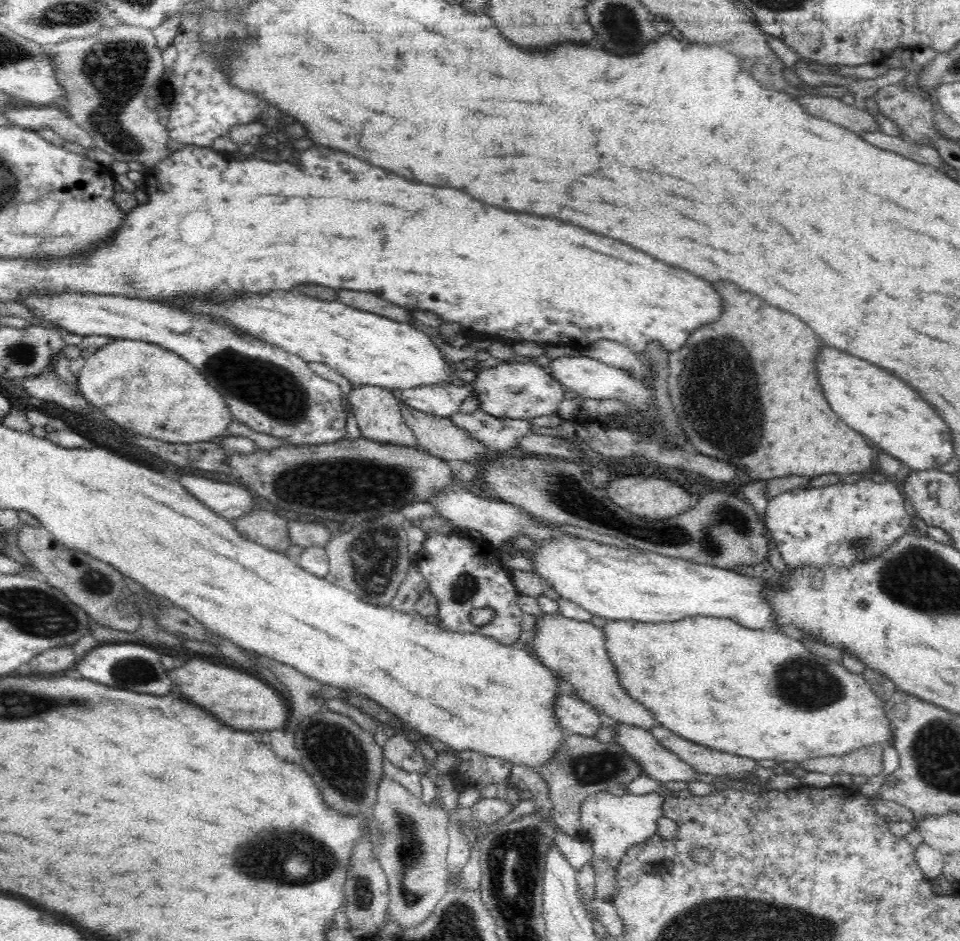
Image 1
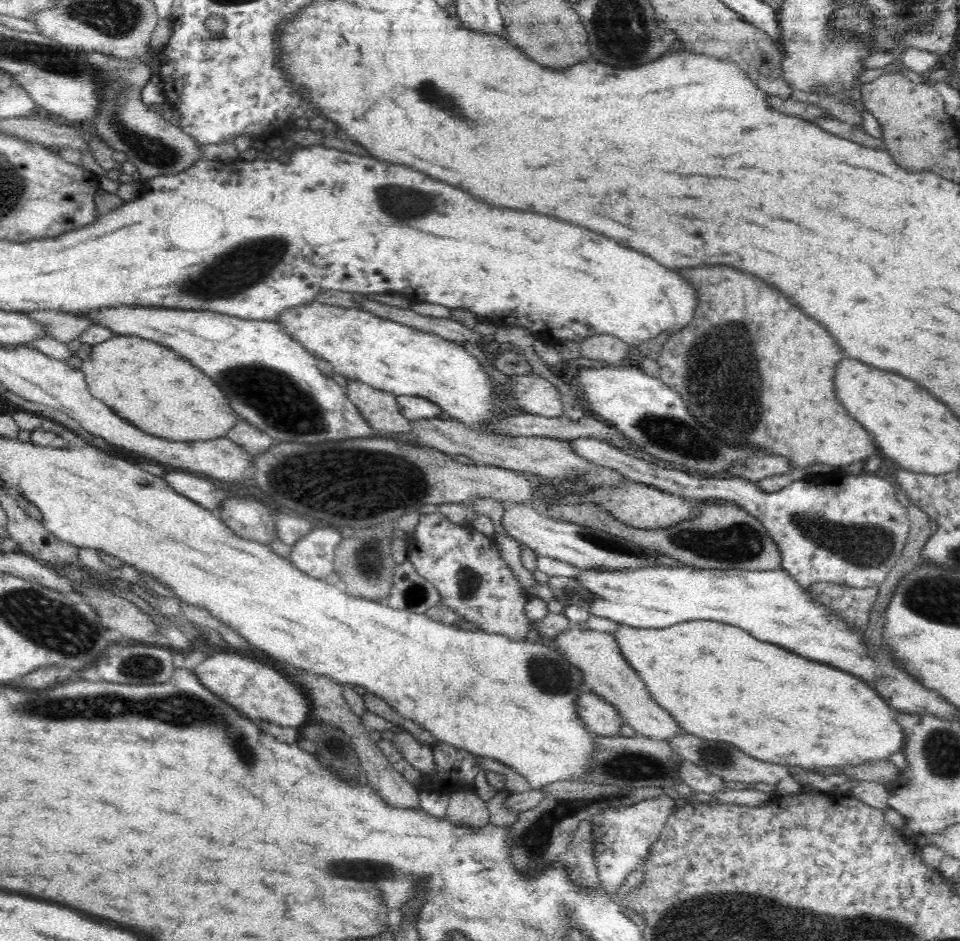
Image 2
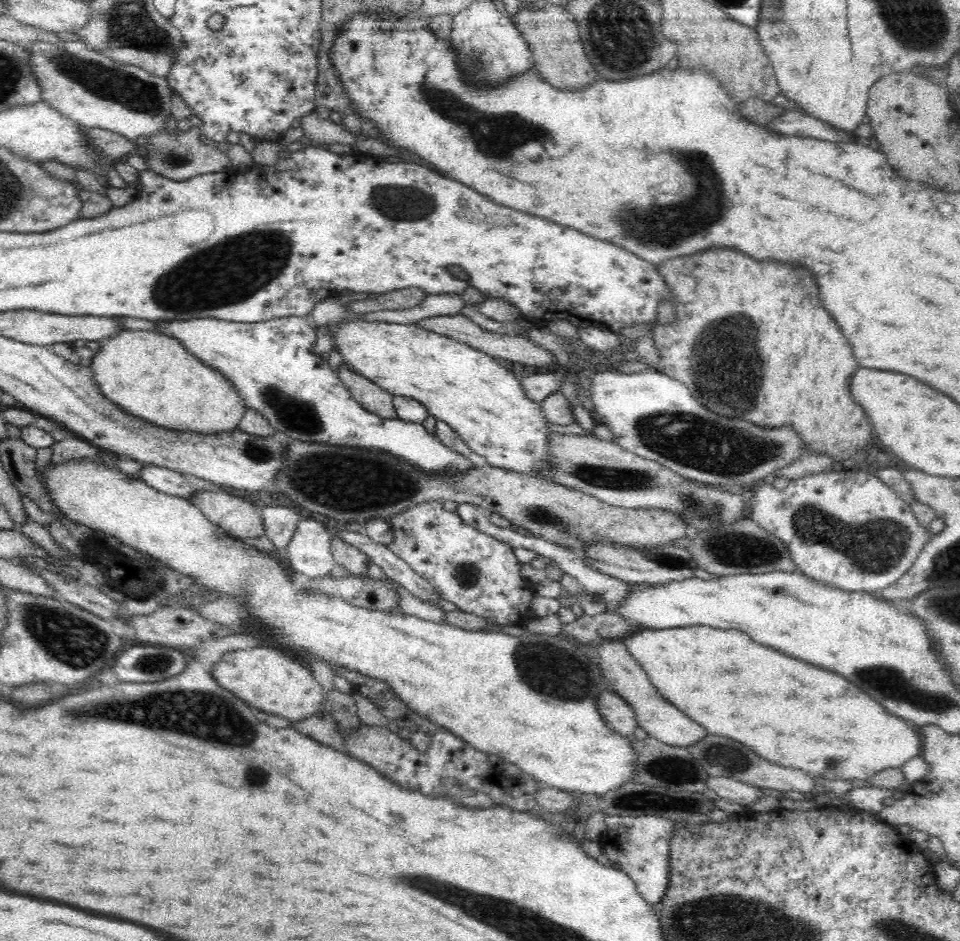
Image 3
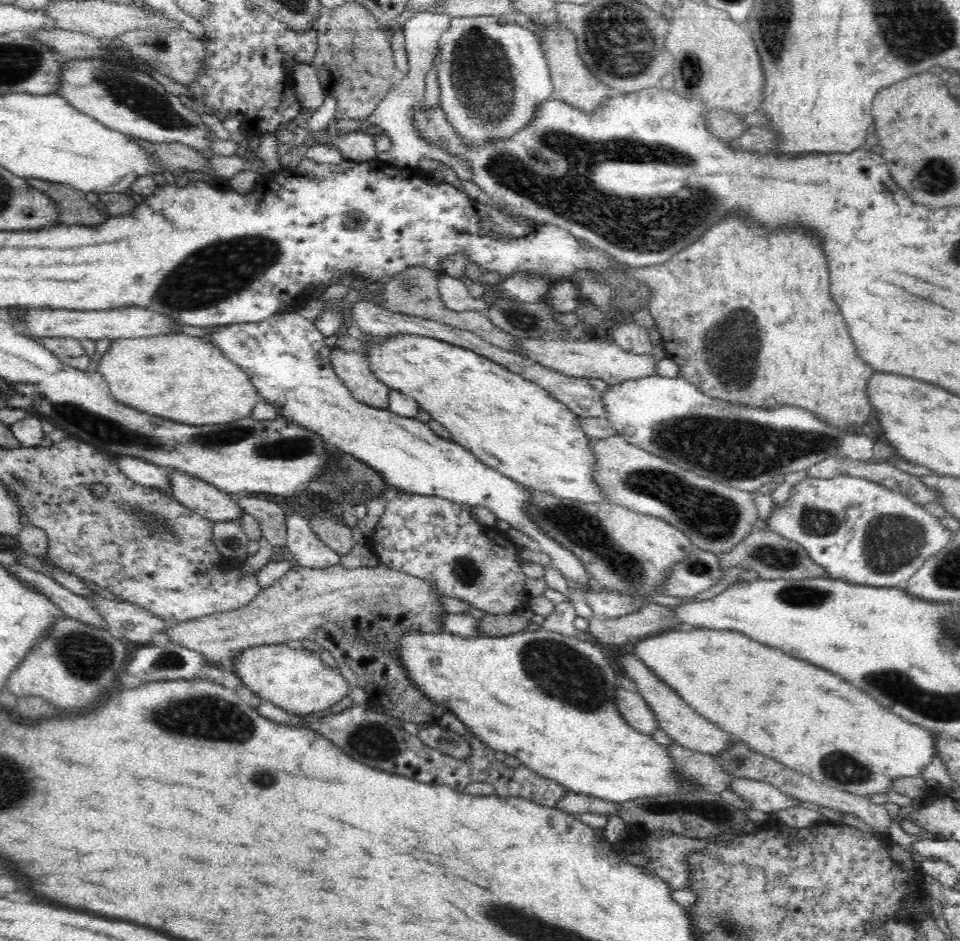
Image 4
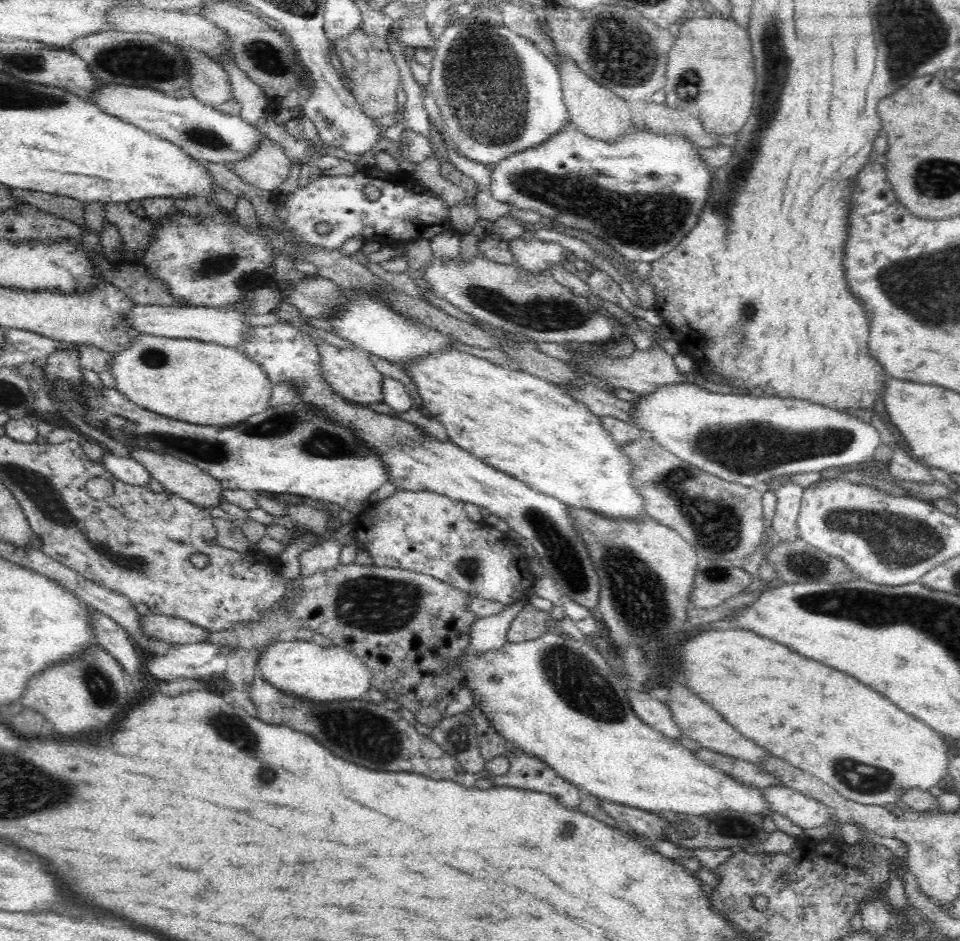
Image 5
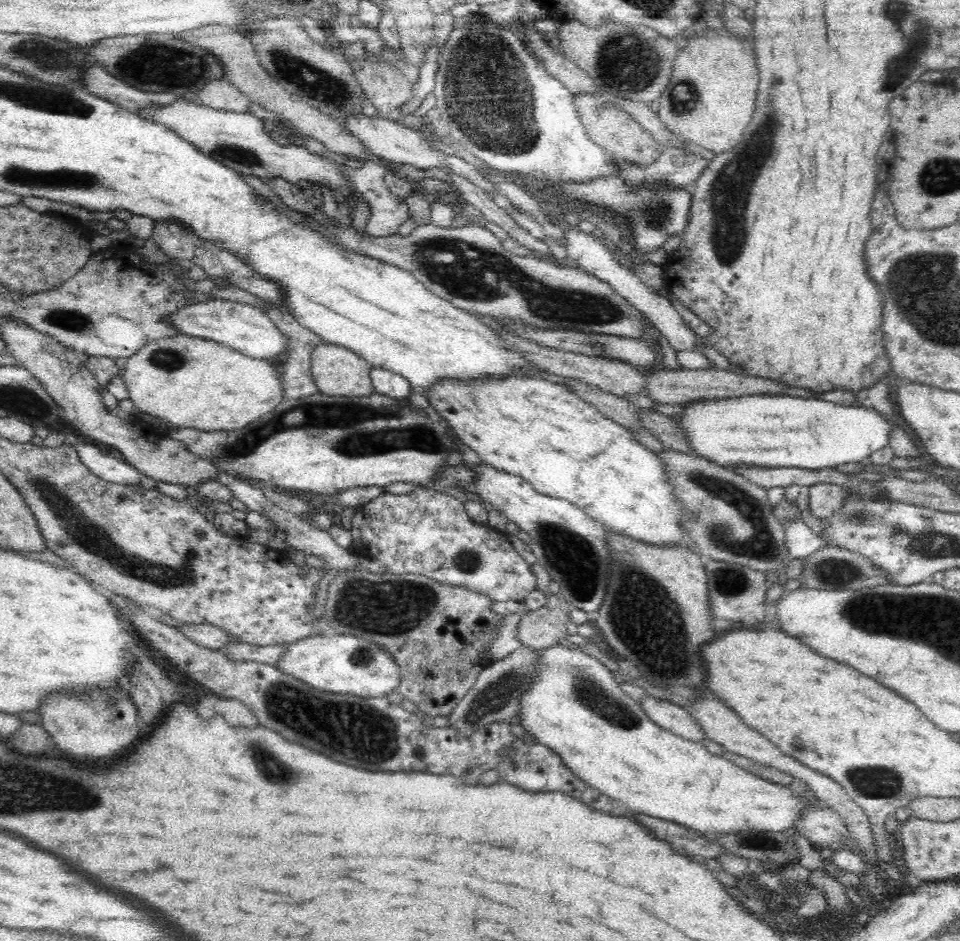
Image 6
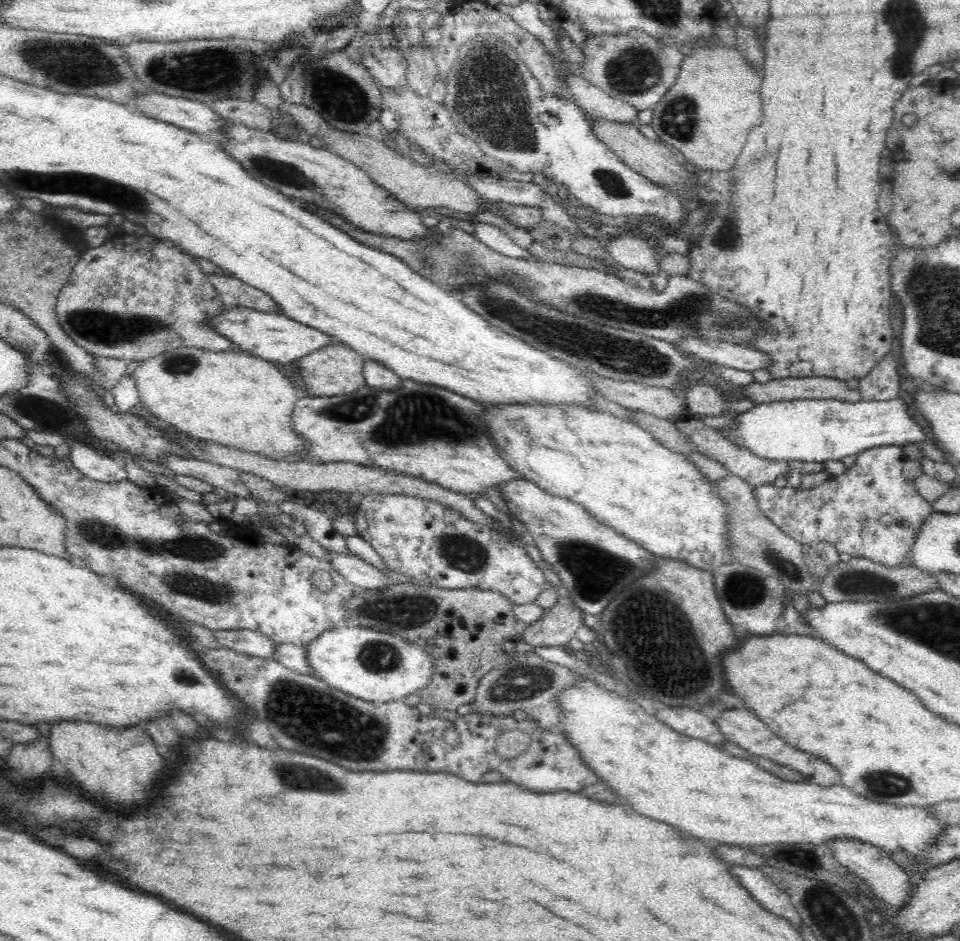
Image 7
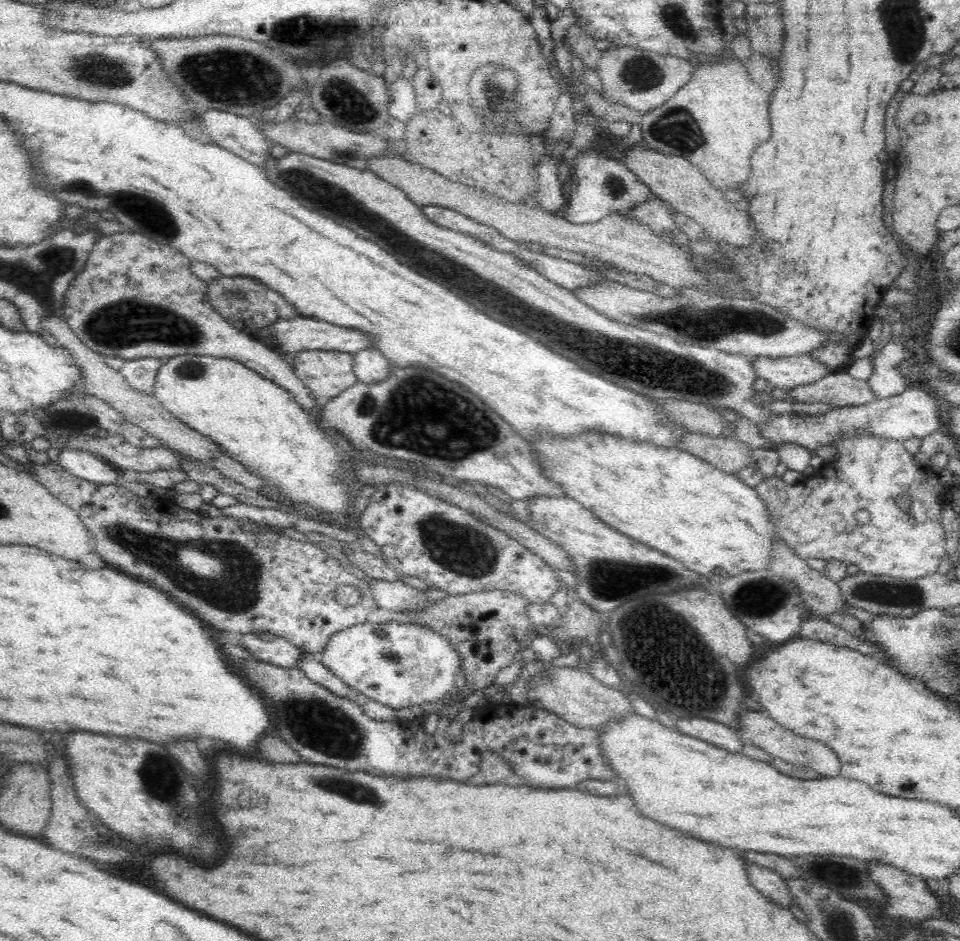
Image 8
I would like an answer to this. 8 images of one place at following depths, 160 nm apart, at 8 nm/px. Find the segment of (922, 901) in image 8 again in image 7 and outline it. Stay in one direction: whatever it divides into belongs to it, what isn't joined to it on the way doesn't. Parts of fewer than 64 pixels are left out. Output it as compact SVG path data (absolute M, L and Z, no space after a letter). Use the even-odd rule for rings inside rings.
M838 840L838 842L830 844L830 848L834 850L836 859L856 877L860 877L888 908L900 911L911 902L914 885L913 882L910 882L910 876L891 857L885 856L880 849L876 849L872 844L856 842L856 840L852 840L852 842Z

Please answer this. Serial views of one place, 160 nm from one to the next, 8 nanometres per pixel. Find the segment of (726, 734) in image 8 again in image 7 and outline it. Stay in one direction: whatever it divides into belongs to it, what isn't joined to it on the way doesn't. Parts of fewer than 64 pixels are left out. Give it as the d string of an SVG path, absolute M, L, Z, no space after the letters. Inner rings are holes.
M664 708L664 710L656 712L655 716L677 733L699 738L711 745L720 747L728 741L720 732L720 727L716 725L716 722L712 721L706 714L698 712L698 710L692 710L692 708Z

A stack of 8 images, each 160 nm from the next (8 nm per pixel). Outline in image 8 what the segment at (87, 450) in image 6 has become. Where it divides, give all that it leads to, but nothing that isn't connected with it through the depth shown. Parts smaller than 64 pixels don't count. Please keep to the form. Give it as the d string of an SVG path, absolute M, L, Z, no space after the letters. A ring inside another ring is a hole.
M64 449L60 452L57 462L77 478L100 485L112 485L120 478L116 467L84 450Z

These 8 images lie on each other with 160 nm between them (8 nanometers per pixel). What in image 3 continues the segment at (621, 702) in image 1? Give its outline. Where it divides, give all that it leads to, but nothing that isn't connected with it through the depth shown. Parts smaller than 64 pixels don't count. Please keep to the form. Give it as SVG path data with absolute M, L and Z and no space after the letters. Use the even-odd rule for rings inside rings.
M611 639L600 640L599 663L598 667L602 669L604 682L613 684L613 691L616 691L620 697L624 698L628 705L632 706L636 713L638 726L643 728L648 736L654 737L667 745L687 748L694 746L708 736L704 726L692 722L684 712L676 710L671 702L664 700L658 689L652 684L649 676L644 672L641 666L638 666L636 659L632 657L624 644L623 640Z

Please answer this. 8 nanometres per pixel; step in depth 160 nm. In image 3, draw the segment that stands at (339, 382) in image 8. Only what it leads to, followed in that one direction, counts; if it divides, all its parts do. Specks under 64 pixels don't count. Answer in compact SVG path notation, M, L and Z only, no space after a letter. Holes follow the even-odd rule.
M344 363L337 376L348 387L351 396L365 409L381 418L398 418L393 406L393 394L363 378Z

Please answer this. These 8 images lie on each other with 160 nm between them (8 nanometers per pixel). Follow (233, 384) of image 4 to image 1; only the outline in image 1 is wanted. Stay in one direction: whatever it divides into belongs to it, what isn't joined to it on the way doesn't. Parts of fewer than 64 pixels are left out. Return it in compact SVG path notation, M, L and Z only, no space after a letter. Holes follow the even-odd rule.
M125 339L108 343L86 360L78 378L79 390L88 403L104 410L110 420L136 432L136 435L142 434L169 443L192 444L220 438L226 434L228 424L234 420L223 394L208 384L204 374L200 374L180 356L157 344Z

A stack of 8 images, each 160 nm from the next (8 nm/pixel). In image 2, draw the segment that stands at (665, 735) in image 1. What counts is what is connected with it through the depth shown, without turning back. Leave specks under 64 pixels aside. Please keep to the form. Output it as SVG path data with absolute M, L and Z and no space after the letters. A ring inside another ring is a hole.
M686 733L674 736L672 740L668 740L672 745L672 749L682 759L689 760L698 766L701 766L709 773L715 774L723 778L725 781L732 782L765 782L766 784L774 784L776 790L775 796L785 797L792 794L800 793L802 788L797 780L793 777L792 773L788 770L787 765L774 764L771 762L764 762L746 754L740 748L732 748L726 742L716 742L716 740L706 740L697 737L694 734Z

